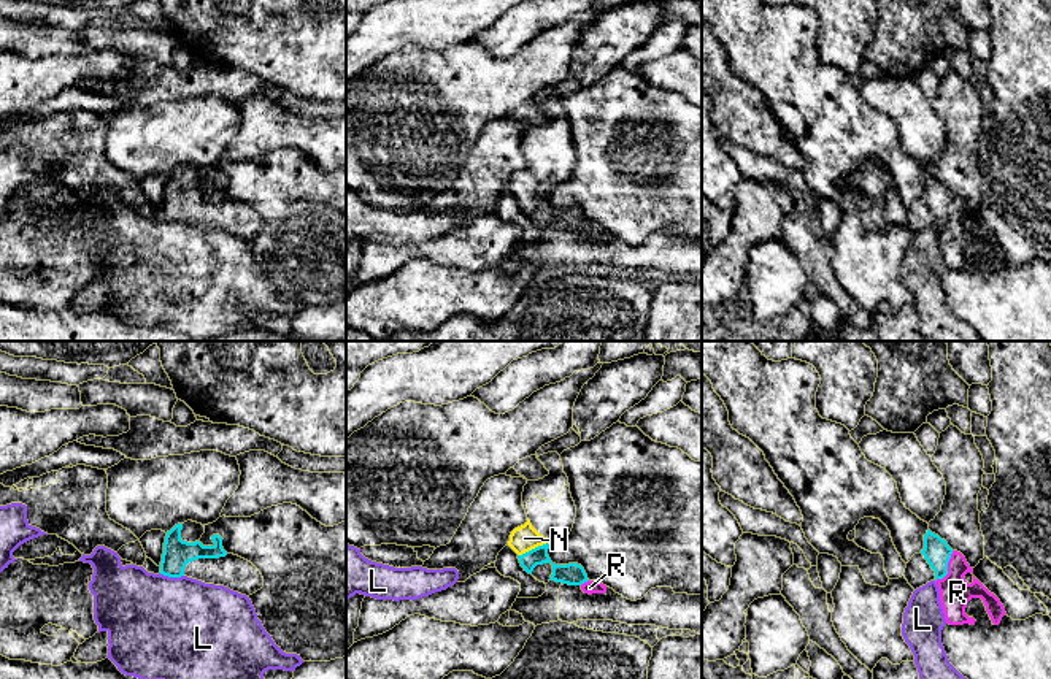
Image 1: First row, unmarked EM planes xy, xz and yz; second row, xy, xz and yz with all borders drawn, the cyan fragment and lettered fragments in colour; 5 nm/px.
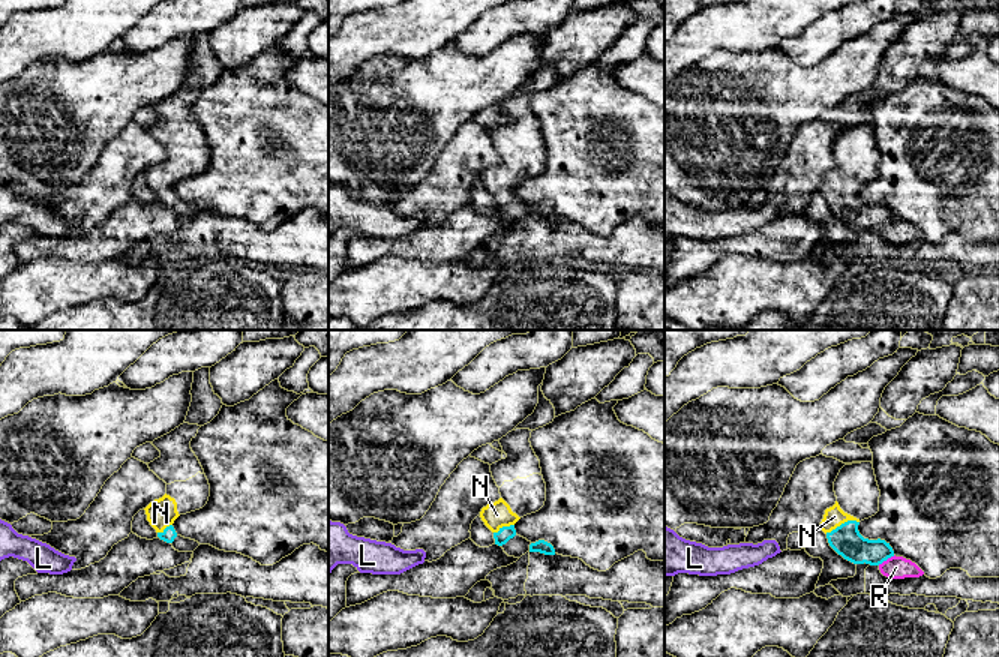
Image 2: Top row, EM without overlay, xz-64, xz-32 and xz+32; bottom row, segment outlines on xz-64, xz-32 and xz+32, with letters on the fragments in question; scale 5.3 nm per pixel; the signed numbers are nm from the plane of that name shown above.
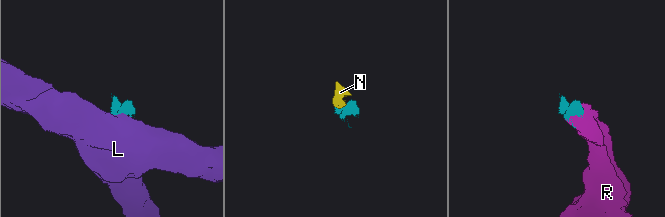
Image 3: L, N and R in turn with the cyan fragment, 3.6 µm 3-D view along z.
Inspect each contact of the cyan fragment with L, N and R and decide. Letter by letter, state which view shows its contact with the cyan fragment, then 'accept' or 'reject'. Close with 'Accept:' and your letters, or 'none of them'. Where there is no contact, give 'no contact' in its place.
L: contact in xy; reject
N: contact in xz; accept
R: contact in yz; accept
Accept: N, R

